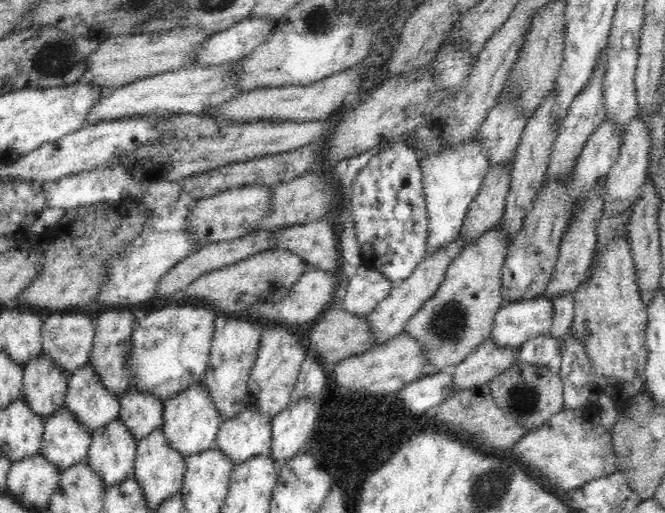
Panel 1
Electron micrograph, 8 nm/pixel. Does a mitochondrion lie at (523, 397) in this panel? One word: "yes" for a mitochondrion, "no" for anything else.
yes

